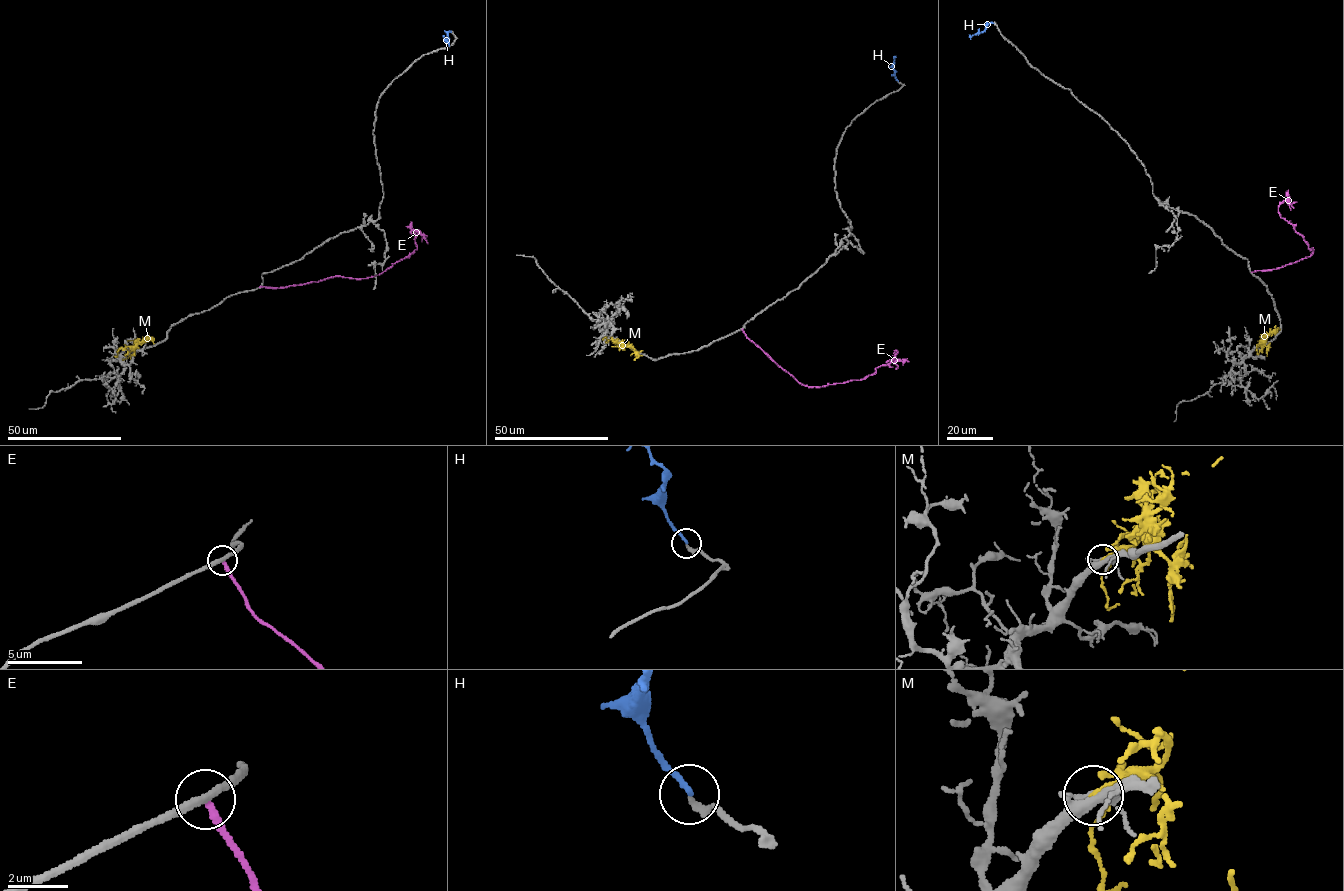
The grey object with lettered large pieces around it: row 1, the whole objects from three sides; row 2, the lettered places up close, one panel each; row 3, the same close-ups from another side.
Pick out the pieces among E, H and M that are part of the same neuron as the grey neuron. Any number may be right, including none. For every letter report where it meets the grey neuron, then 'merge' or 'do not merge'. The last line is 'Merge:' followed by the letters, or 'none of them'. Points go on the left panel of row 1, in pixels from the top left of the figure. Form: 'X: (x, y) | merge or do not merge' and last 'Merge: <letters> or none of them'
E: (259, 286) | do not merge
H: (451, 32) | merge
M: (123, 349) | do not merge
Merge: H

